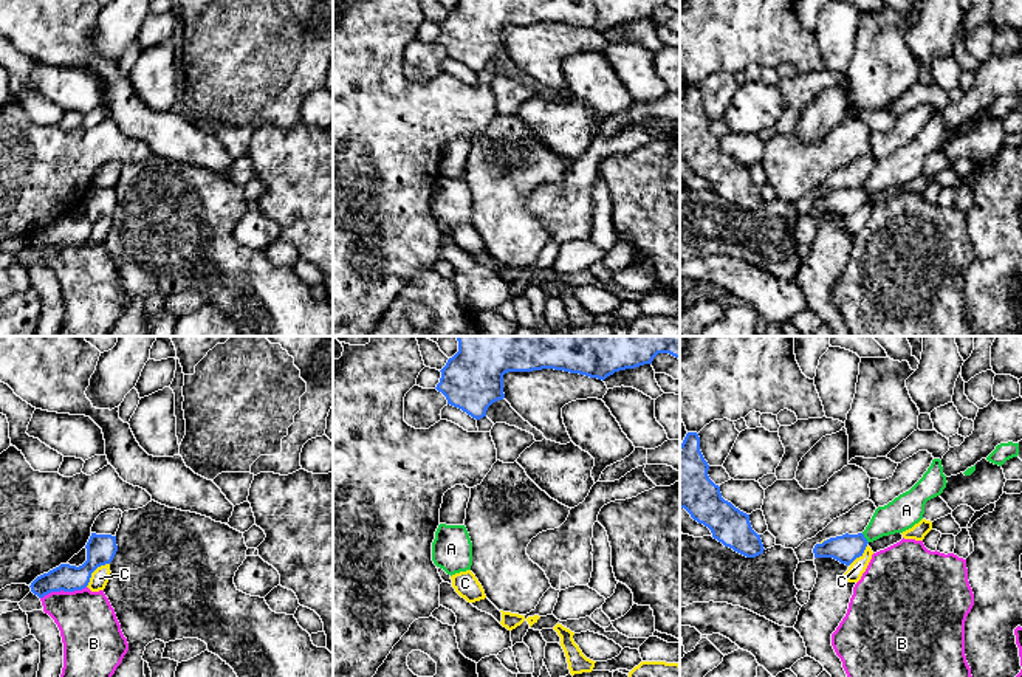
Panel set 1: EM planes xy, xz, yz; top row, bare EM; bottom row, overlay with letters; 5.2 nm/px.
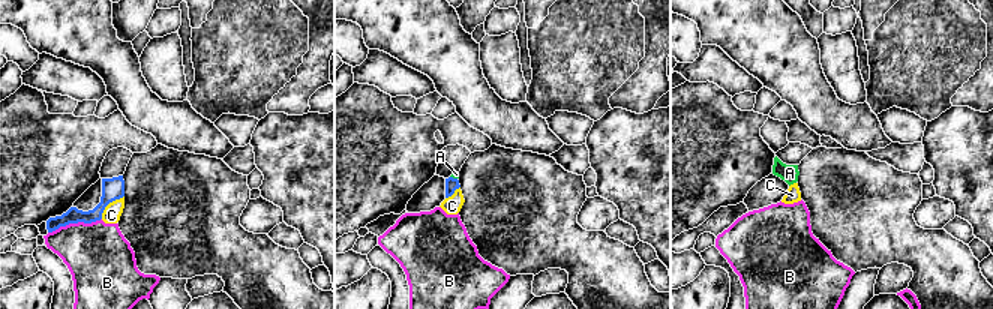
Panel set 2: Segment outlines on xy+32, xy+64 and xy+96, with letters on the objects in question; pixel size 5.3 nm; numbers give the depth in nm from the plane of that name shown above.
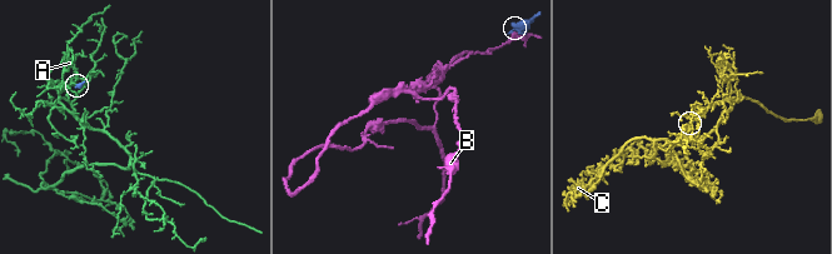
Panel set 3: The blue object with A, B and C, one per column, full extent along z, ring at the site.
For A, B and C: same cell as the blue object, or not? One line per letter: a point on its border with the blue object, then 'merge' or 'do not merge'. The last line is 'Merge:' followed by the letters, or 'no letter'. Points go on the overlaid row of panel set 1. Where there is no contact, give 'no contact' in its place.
A: contact yz (864, 538); do not merge
B: contact xy (62, 589); do not merge
C: contact xy (93, 570); do not merge
Merge: no letter

